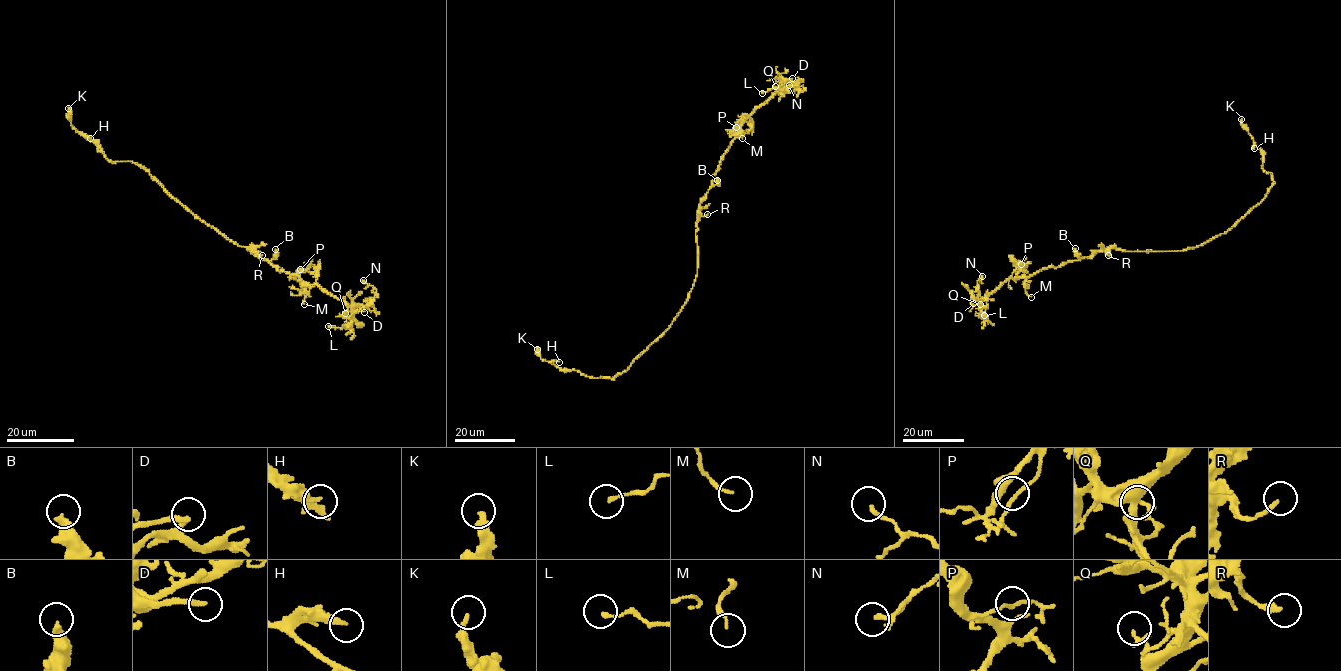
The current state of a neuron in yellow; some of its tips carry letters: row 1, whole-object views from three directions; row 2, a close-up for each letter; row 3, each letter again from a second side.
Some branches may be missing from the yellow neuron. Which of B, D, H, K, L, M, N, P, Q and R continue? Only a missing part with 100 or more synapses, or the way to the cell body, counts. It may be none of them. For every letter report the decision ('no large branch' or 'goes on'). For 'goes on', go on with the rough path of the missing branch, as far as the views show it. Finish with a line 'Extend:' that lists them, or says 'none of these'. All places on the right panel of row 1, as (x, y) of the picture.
B: no large branch
D: goes on; course (973, 303), (979, 304), (960, 306), (944, 295), (905, 282)
H: no large branch
K: no large branch
L: no large branch
M: no large branch
N: no large branch
P: no large branch
Q: no large branch
R: no large branch
Extend: D

